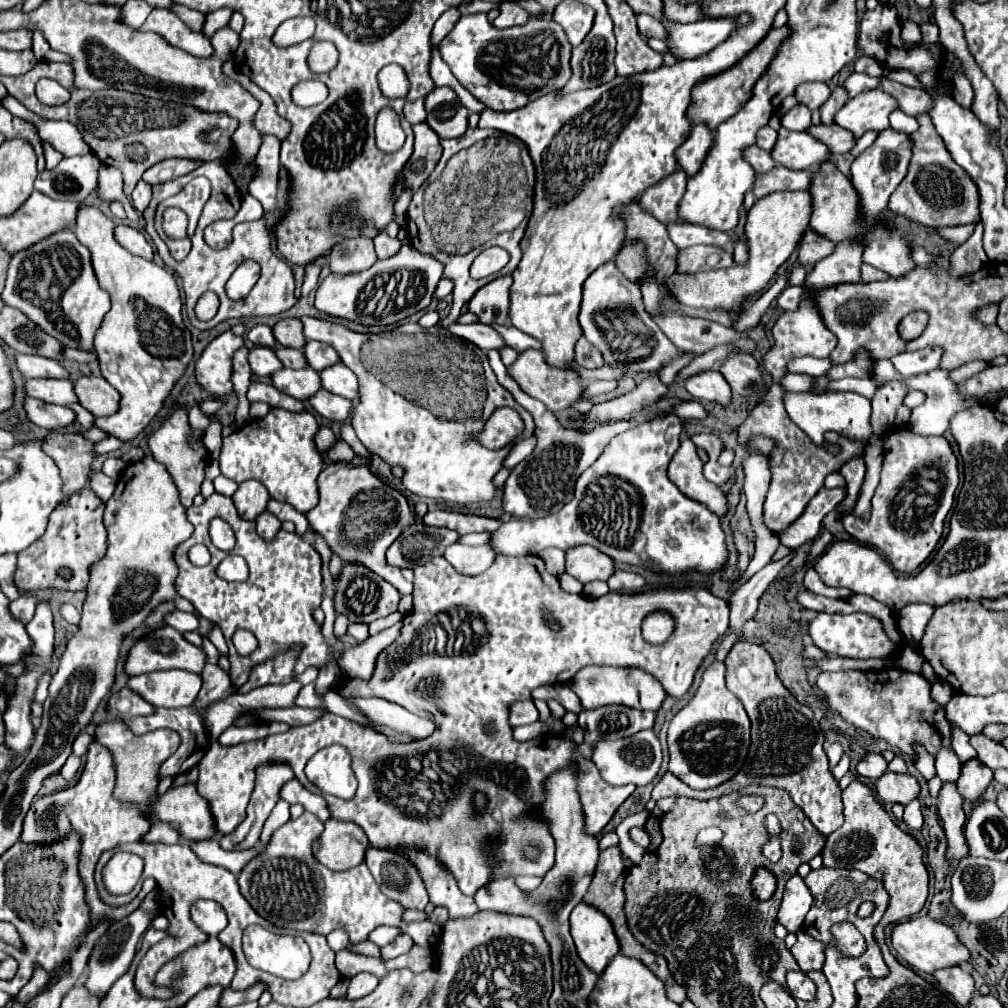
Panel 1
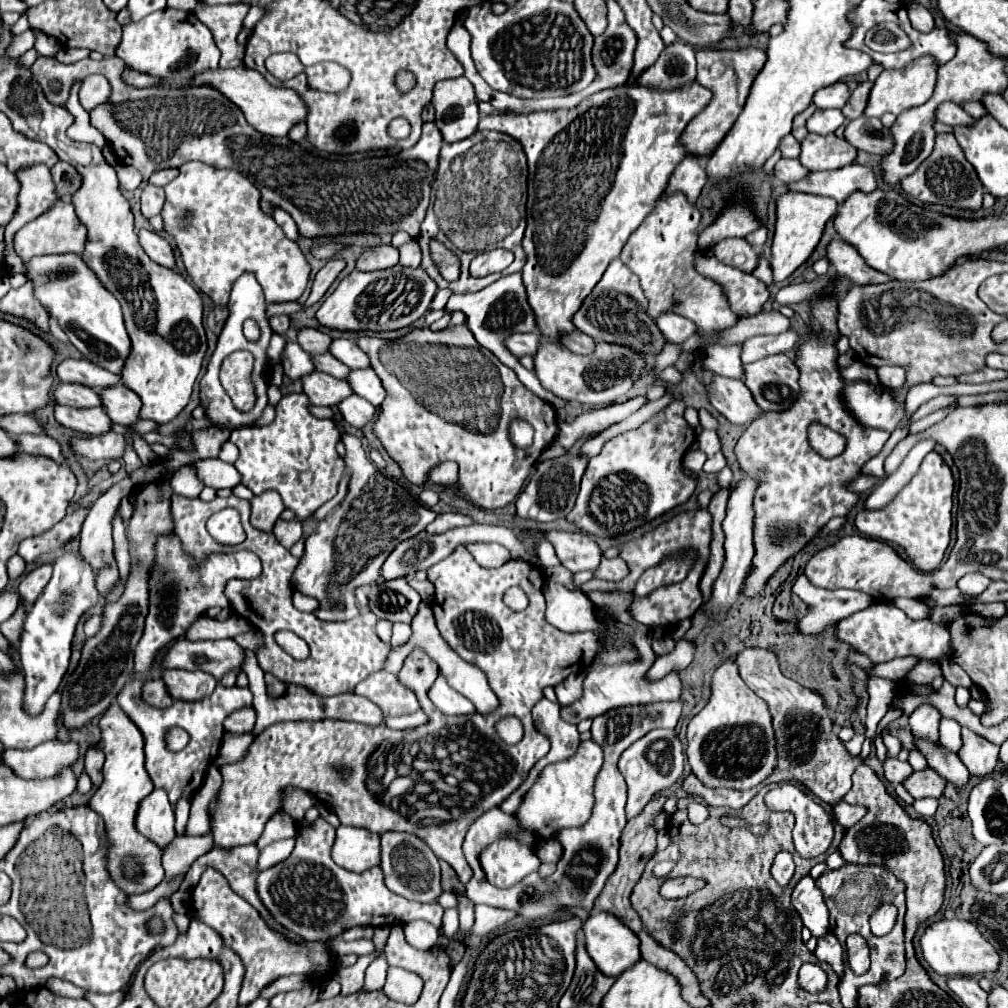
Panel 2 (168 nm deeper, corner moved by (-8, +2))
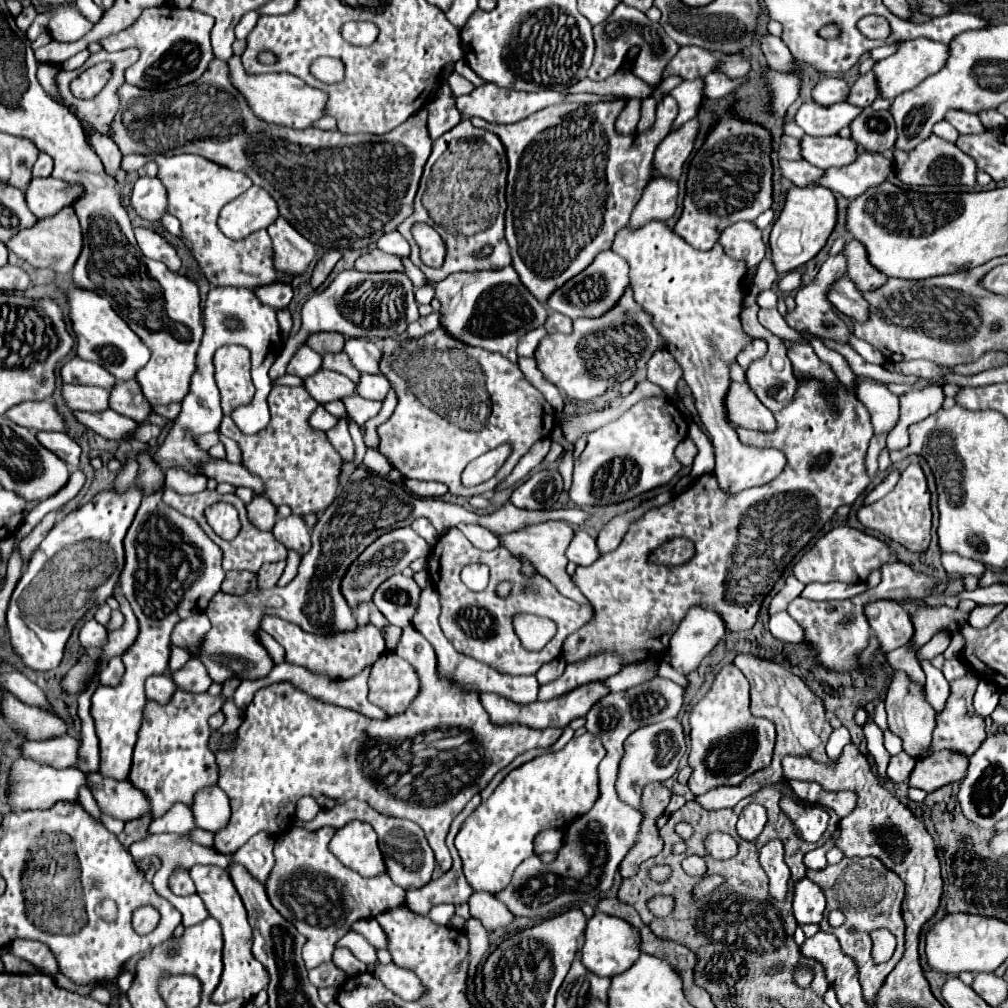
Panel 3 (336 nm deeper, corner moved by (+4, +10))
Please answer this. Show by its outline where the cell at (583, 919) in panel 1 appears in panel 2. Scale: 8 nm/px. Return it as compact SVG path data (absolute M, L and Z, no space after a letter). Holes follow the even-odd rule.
M592 913L584 927L586 949L596 967L610 977L618 977L640 959L638 937L610 913Z

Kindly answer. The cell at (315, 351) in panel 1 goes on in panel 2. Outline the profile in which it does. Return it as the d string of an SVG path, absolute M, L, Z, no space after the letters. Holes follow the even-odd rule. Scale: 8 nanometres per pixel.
M334 339L330 343L330 349L328 349L338 361L342 361L344 365L348 365L350 369L364 369L364 367L370 367L368 363L368 357L364 353L360 353L360 349L354 345L354 341L348 341L348 339Z

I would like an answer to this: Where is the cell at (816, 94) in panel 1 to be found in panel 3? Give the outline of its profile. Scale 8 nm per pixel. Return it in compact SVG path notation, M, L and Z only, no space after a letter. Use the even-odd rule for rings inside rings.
M826 77L814 87L812 97L820 105L834 105L834 103L846 101L848 93L850 93L850 87L848 87L848 83L844 79L840 79L840 77Z

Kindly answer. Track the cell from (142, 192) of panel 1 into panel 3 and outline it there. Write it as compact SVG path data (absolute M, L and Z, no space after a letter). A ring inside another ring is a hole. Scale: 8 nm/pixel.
M140 177L132 191L132 207L138 217L150 223L160 223L162 215L168 211L166 195L166 187L158 177Z

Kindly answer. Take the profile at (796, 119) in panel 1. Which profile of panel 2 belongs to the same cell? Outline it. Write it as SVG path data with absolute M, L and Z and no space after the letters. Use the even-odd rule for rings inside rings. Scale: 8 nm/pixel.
M816 109L812 117L806 121L806 127L810 133L828 135L834 133L844 123L840 109Z

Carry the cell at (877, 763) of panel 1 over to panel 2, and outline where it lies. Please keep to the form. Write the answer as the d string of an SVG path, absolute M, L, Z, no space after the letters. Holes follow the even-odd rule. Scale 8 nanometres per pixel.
M886 759L884 761L884 777L890 783L902 783L912 773L912 767L900 759Z

